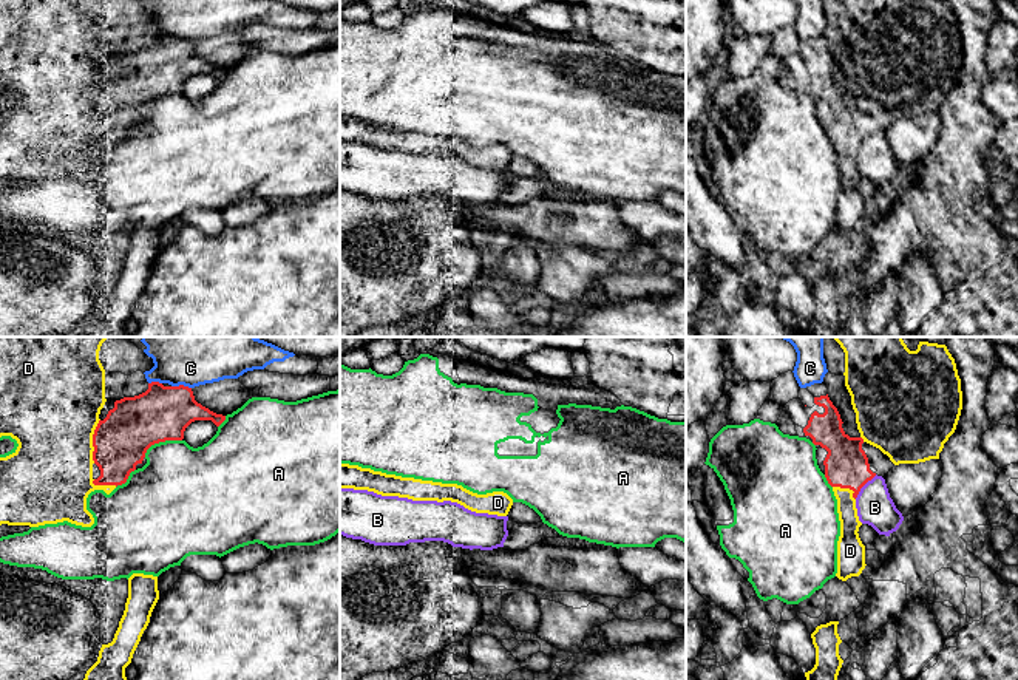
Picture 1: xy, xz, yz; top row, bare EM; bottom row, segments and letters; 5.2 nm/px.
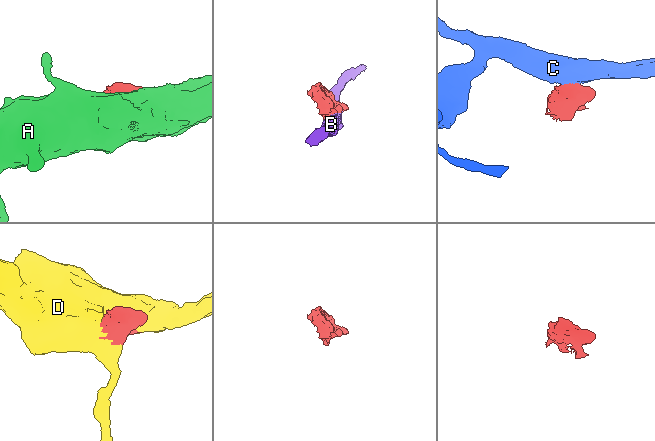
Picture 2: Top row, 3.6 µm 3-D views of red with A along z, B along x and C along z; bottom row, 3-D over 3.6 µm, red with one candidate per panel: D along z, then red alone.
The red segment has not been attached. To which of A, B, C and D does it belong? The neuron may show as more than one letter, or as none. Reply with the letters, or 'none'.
D

